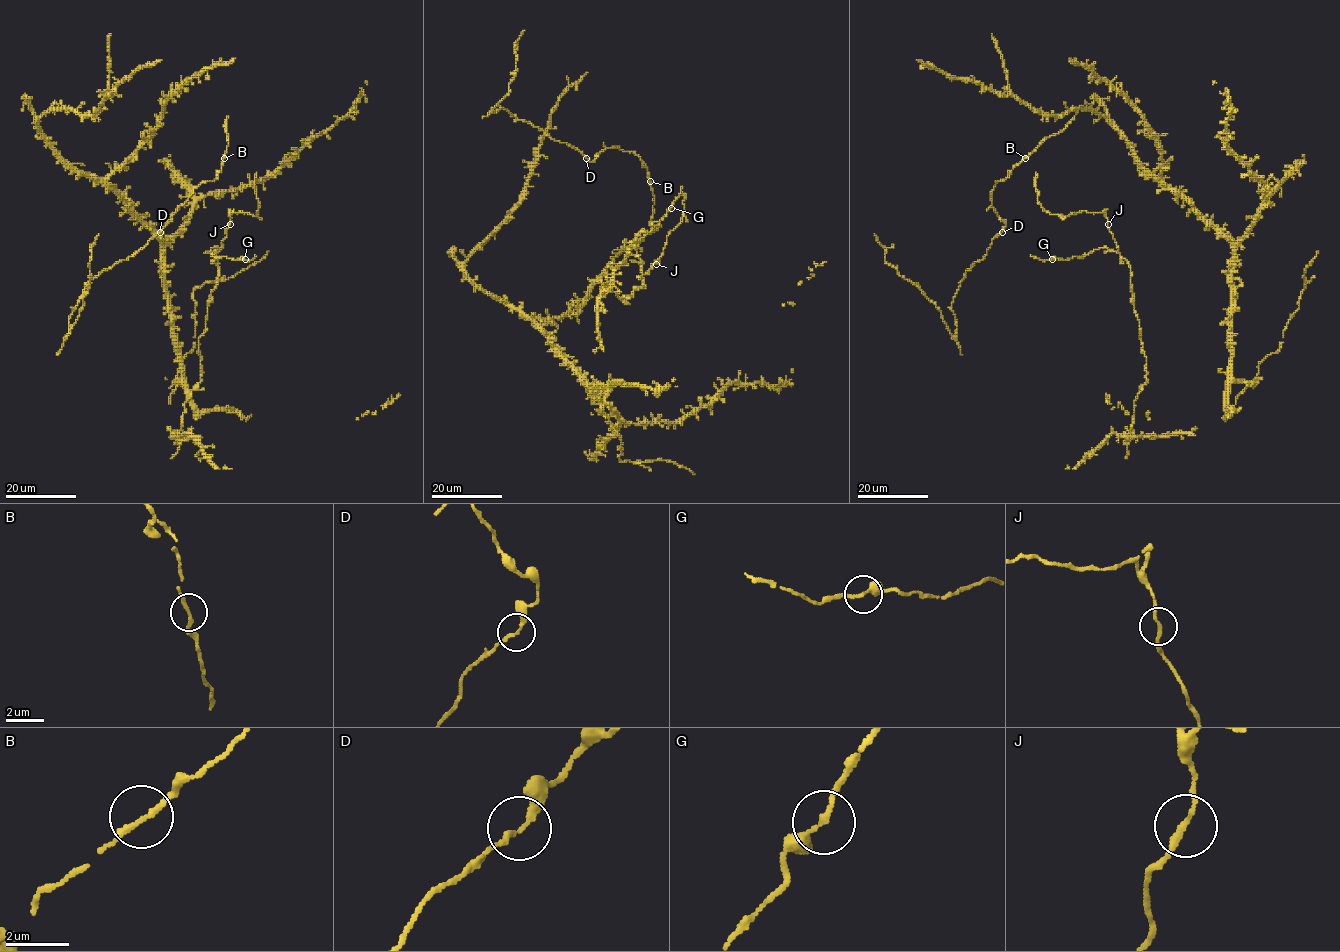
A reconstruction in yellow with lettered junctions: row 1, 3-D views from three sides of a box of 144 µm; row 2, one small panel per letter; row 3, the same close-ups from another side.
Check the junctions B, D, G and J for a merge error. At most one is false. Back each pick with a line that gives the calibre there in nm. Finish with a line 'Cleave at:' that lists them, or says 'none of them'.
Cleave at: none of them

